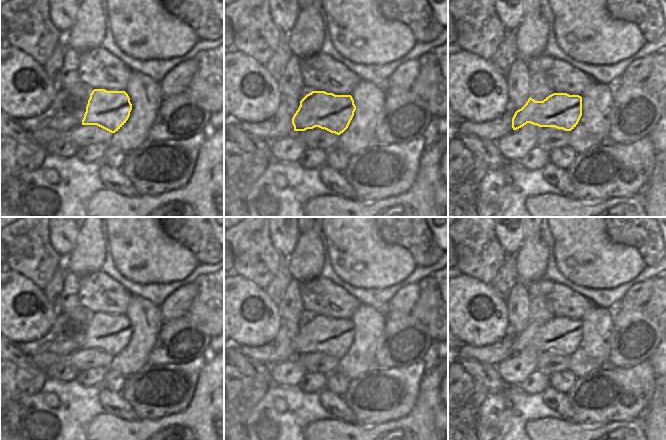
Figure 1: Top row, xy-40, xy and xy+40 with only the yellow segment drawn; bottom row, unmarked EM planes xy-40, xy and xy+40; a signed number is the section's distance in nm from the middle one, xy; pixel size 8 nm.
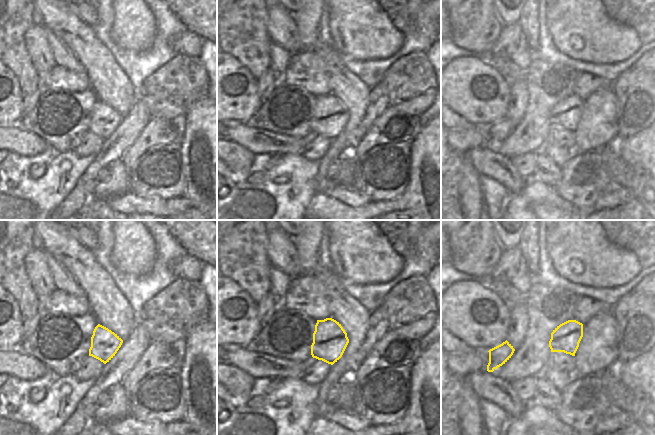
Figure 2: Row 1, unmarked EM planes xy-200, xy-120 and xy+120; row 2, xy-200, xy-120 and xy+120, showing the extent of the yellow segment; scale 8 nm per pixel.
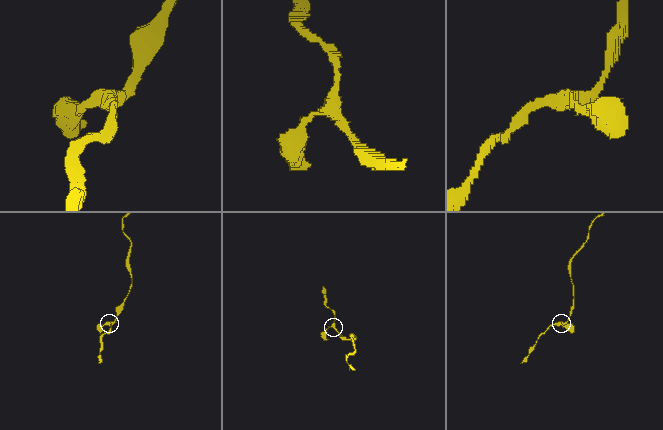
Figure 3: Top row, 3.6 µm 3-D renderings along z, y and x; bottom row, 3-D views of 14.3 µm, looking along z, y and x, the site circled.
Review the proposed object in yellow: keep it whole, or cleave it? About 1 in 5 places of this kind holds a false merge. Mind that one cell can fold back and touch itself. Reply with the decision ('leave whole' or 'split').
leave whole

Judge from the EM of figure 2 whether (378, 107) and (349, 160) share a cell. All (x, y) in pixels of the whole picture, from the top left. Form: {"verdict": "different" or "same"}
{"verdict": "different"}

